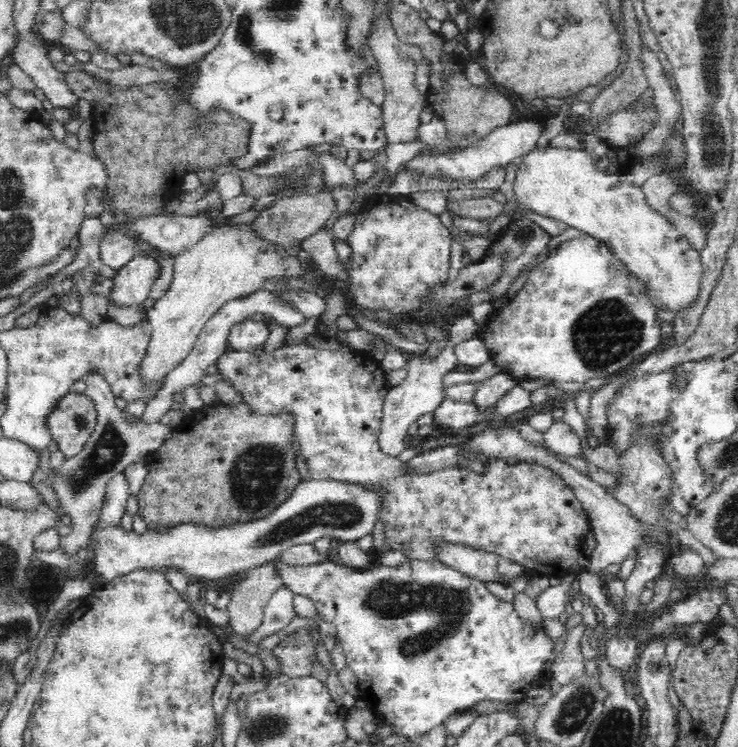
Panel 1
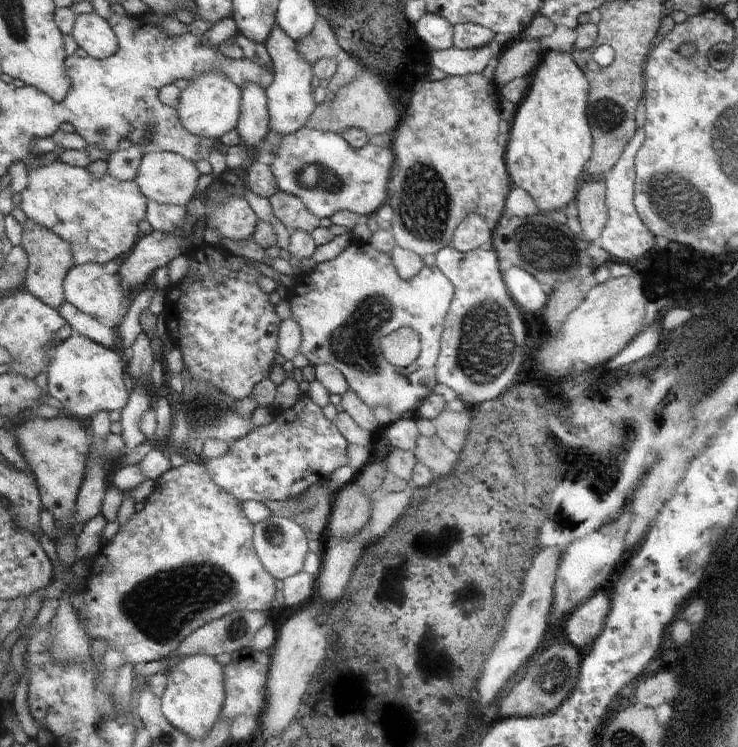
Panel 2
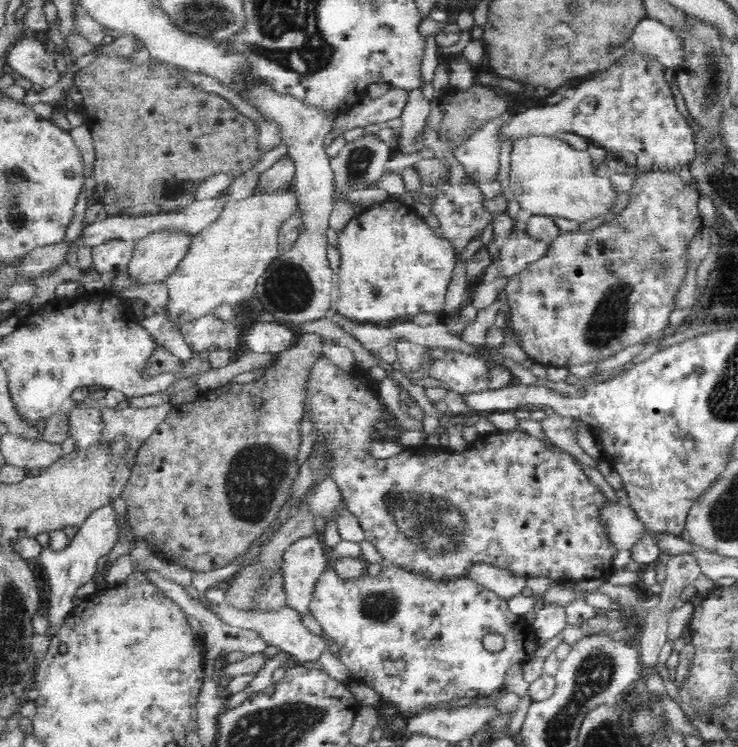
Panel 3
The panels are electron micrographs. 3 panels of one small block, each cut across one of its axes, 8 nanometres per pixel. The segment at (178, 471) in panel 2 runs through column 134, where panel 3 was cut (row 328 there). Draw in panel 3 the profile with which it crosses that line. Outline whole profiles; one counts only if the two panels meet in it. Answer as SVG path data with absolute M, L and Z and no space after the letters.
M650 169L634 178L632 188L630 188L630 200L628 200L626 208L621 210L620 214L616 215L613 220L602 223L595 230L563 231L553 239L544 258L526 266L525 270L510 279L505 288L508 306L511 310L511 328L516 332L519 345L522 346L526 356L542 365L568 369L571 366L588 364L588 362L601 362L628 346L646 342L655 331L667 329L669 327L668 318L670 318L672 310L676 309L676 294L680 292L680 288L682 288L682 284L689 274L688 246L694 240L694 236L700 234L702 228L705 227L702 223L700 208L698 208L700 197L701 194L697 186L688 186L674 169L671 171L668 169Z

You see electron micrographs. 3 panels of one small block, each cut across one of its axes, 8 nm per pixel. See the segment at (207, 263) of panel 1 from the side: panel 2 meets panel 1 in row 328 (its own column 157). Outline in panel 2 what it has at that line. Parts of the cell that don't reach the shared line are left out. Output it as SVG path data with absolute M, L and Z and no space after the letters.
M169 151L147 153L142 160L136 178L141 192L152 201L166 205L187 207L203 186L205 178L192 160Z

